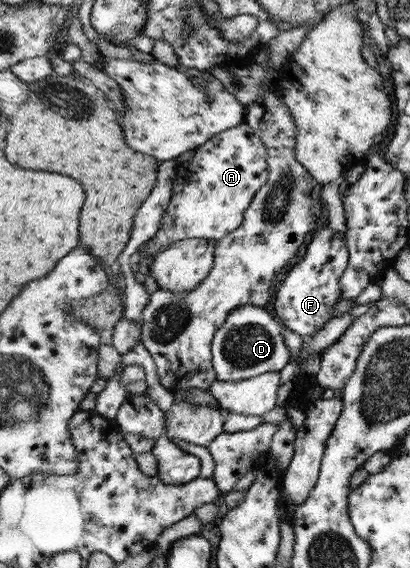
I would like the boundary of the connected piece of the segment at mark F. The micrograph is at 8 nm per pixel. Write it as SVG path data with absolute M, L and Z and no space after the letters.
M324 223L316 229L306 254L303 261L286 273L283 284L276 289L275 300L270 307L286 328L303 338L311 338L335 316L332 312L336 303L342 299L339 281L348 266L349 251L345 239L341 240L340 235Z

